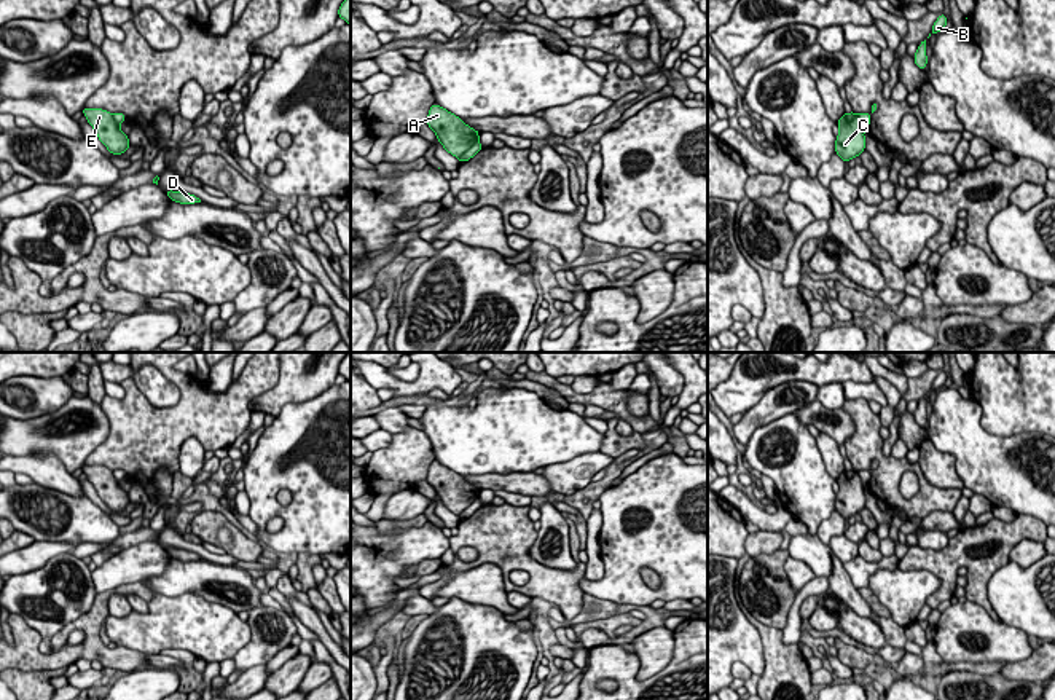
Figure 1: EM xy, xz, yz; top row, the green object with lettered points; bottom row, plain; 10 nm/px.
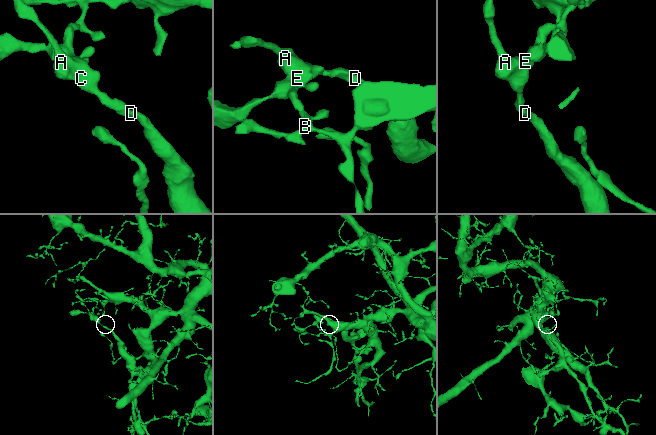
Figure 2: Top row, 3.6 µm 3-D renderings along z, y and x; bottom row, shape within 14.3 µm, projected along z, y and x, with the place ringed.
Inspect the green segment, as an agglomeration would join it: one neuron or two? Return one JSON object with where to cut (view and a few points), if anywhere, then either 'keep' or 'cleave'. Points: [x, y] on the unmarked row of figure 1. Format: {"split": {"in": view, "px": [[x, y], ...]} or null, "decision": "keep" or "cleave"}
{"split": {"in": "xz", "px": [[477, 496], [459, 515]]}, "decision": "cleave"}

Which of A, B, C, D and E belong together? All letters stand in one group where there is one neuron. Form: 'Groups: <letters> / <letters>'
Groups: A C D E / B

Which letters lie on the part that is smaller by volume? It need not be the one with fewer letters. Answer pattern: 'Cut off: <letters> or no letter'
Cut off: A, C, D, E

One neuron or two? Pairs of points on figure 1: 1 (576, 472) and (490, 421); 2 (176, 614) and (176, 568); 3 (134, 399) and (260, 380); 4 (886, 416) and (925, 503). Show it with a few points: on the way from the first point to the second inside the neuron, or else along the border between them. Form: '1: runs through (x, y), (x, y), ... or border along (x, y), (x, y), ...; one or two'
1: border along (596, 453), (582, 453), (544, 467); two
2: border along (153, 590), (171, 597), (196, 593), (212, 603); two
3: runs through (166, 416), (219, 415), (228, 405); one
4: border along (878, 415), (882, 424); two

